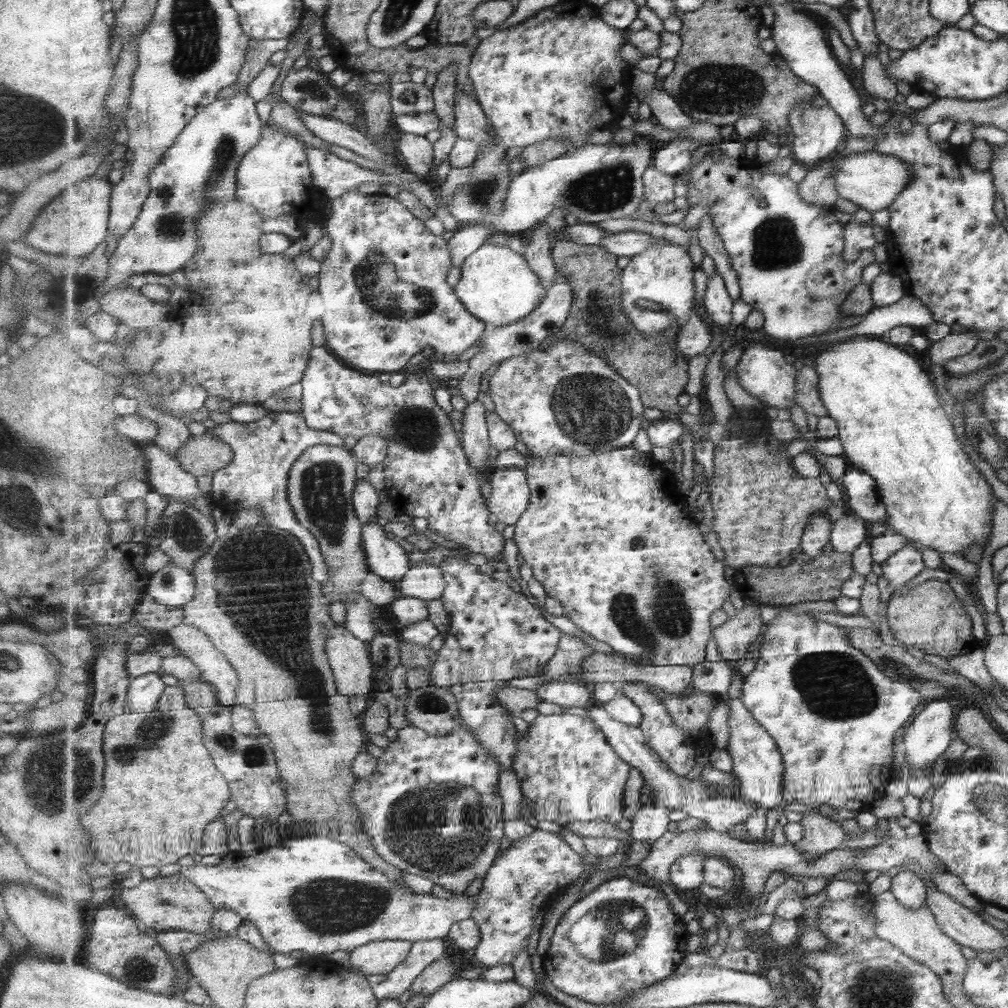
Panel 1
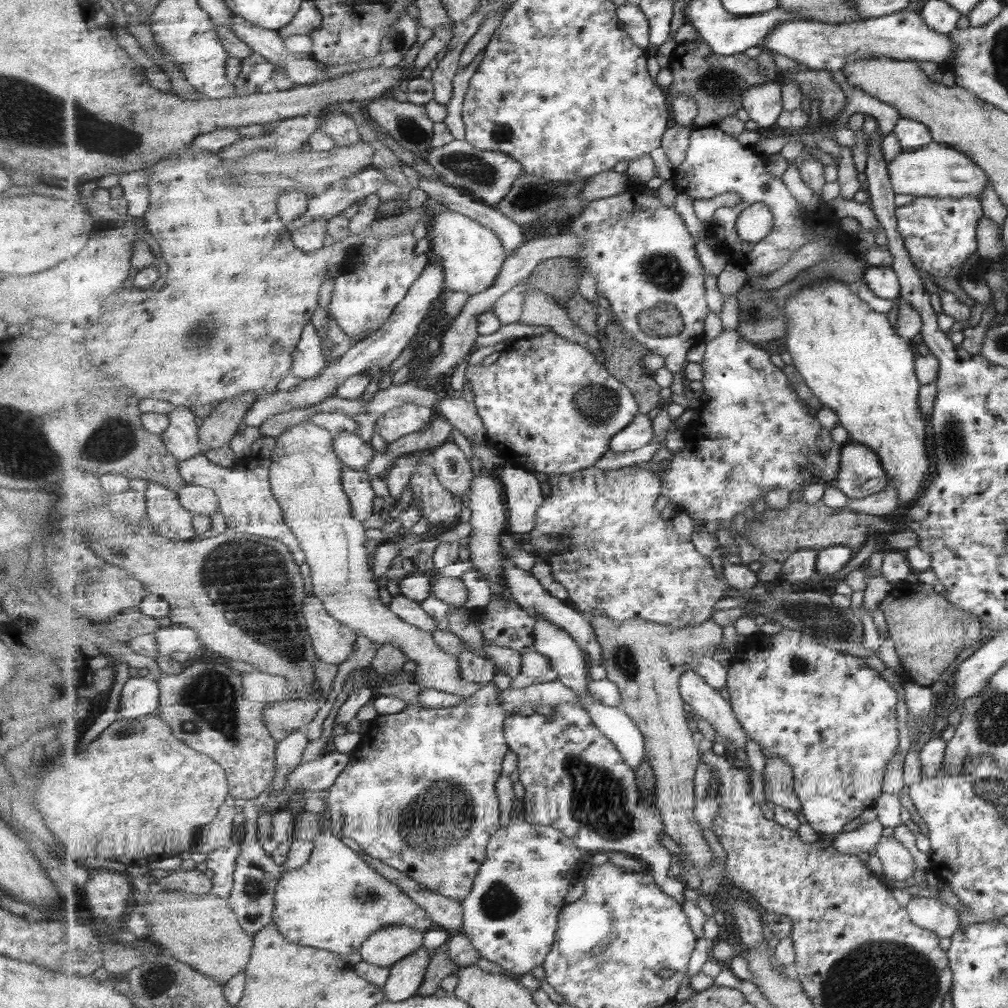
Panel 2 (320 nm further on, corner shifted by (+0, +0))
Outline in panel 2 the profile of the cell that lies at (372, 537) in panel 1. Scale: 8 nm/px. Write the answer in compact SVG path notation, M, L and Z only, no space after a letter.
M345 465L344 490L348 494L353 508L353 516L361 522L371 518L376 512L373 509L375 490L371 488L371 480L366 472L357 472Z

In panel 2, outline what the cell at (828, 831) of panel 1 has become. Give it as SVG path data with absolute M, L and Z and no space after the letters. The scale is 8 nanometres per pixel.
M765 756L763 777L764 794L765 797L769 800L771 807L781 805L785 808L791 809L793 812L797 812L797 810L801 808L802 812L800 798L794 789L794 768L784 758Z

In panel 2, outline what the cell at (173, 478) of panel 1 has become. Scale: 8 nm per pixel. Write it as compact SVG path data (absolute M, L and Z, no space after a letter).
M186 483L177 494L181 505L194 515L211 518L220 511L219 498L211 488Z

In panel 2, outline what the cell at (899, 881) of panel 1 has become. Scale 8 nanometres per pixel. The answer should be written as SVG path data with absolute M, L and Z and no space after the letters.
M911 897L905 907L912 924L933 932L938 938L950 938L960 927L960 916L935 897Z

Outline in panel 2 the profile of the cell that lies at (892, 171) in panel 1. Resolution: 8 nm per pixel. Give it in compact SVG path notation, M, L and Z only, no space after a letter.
M929 142L913 151L900 152L887 162L887 174L894 194L911 194L914 197L975 196L980 200L981 191L990 186L988 176L980 165L957 149Z

